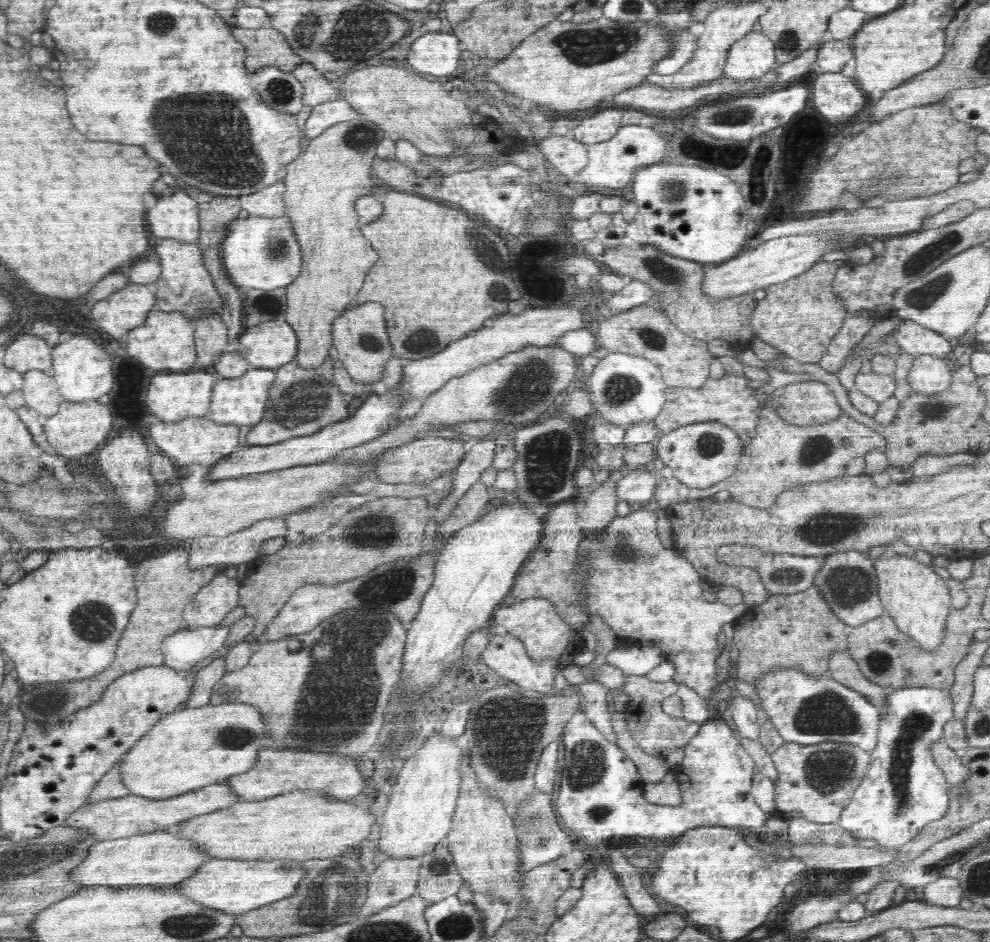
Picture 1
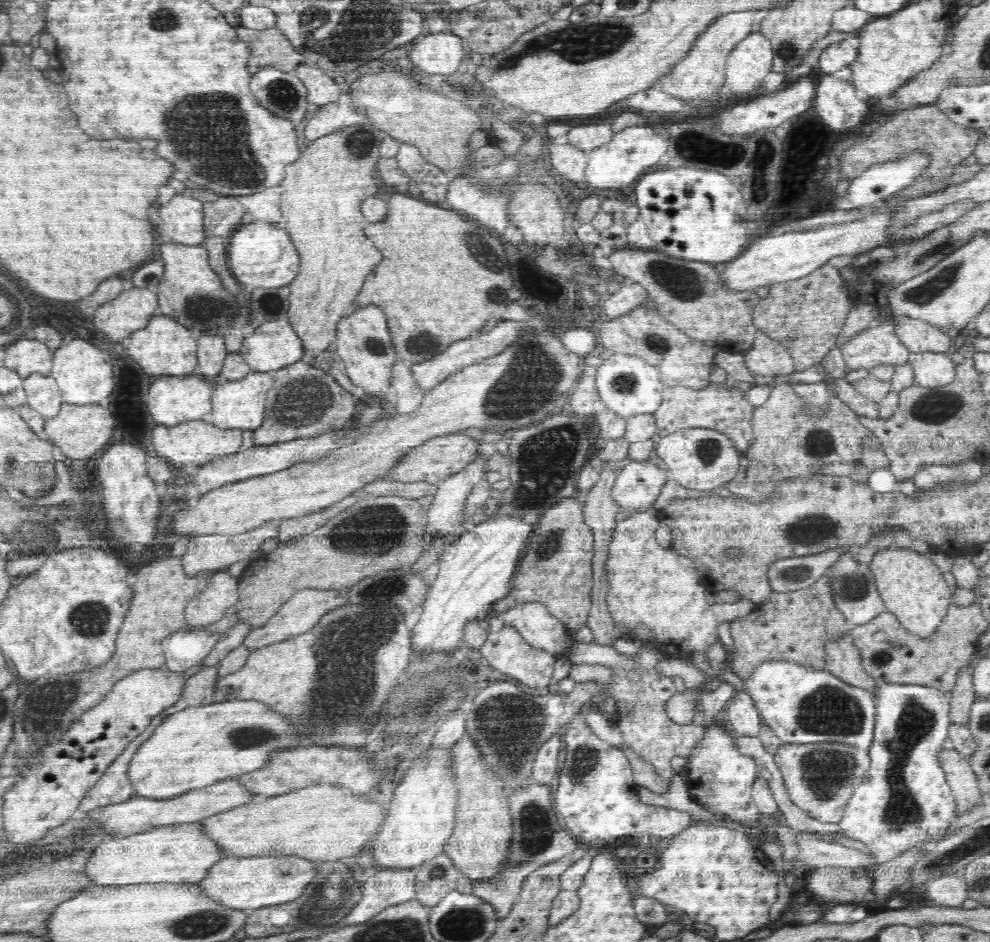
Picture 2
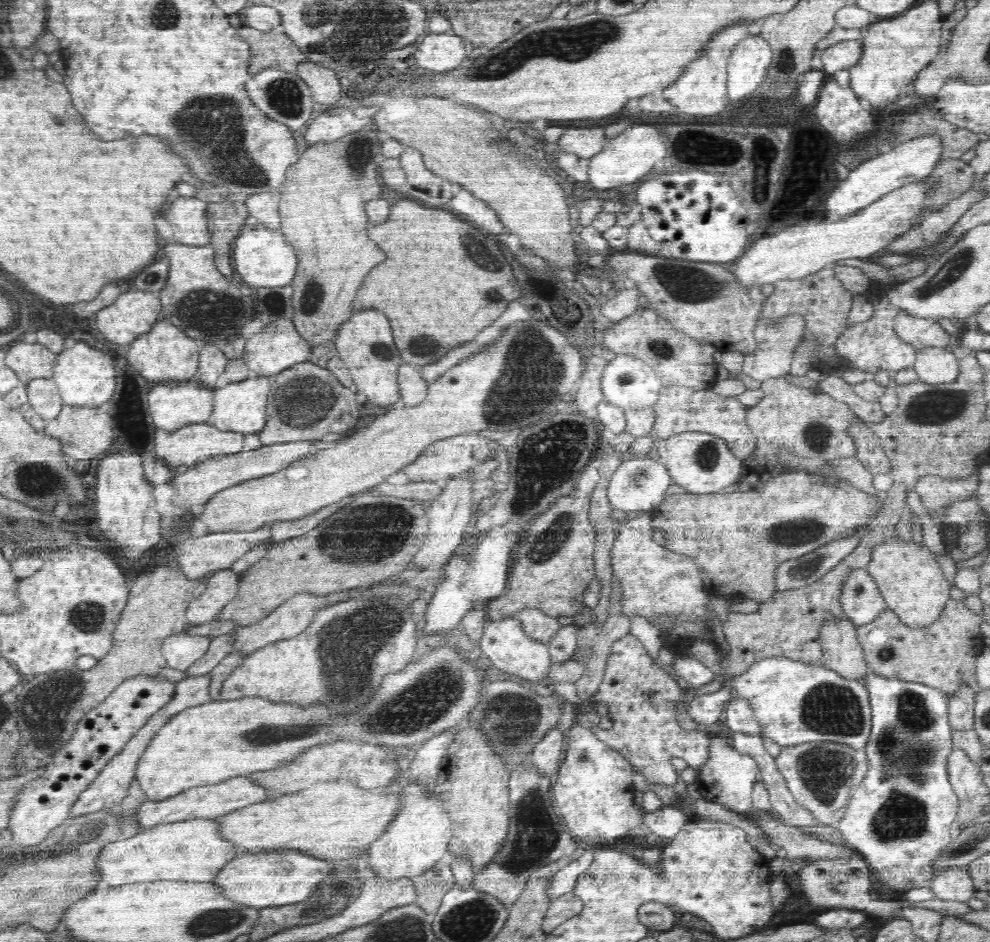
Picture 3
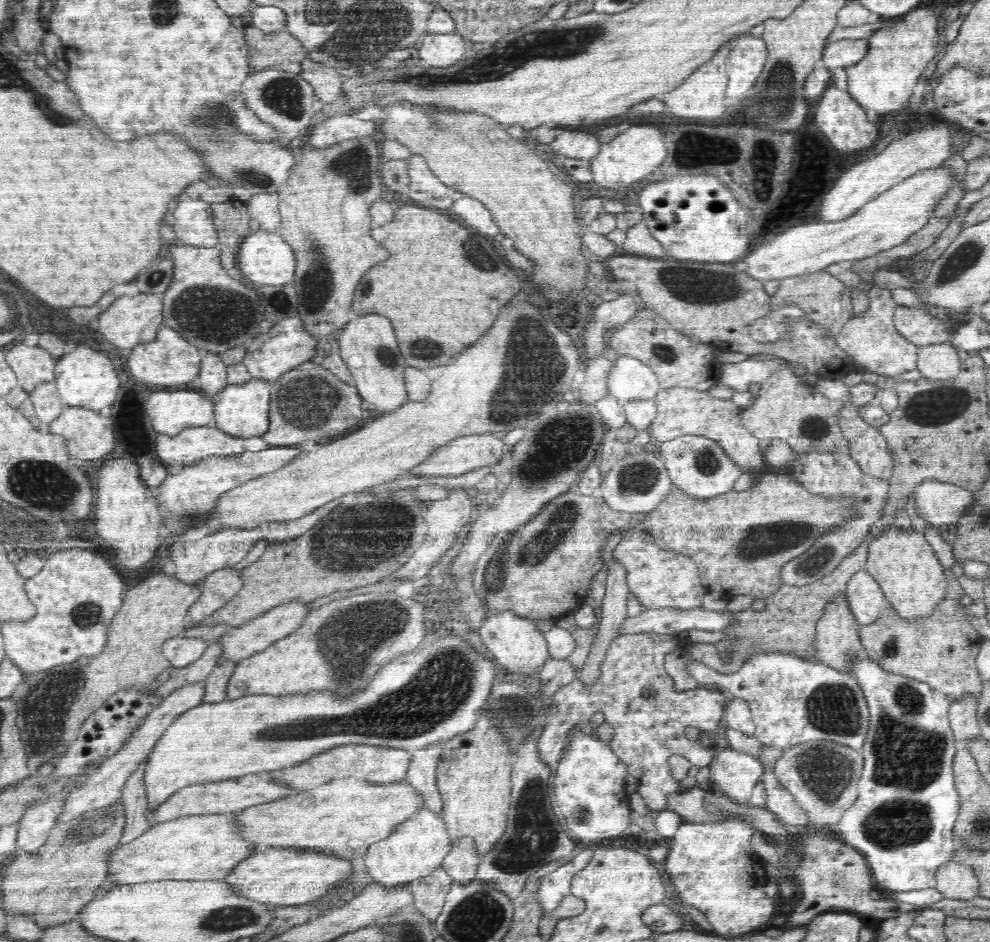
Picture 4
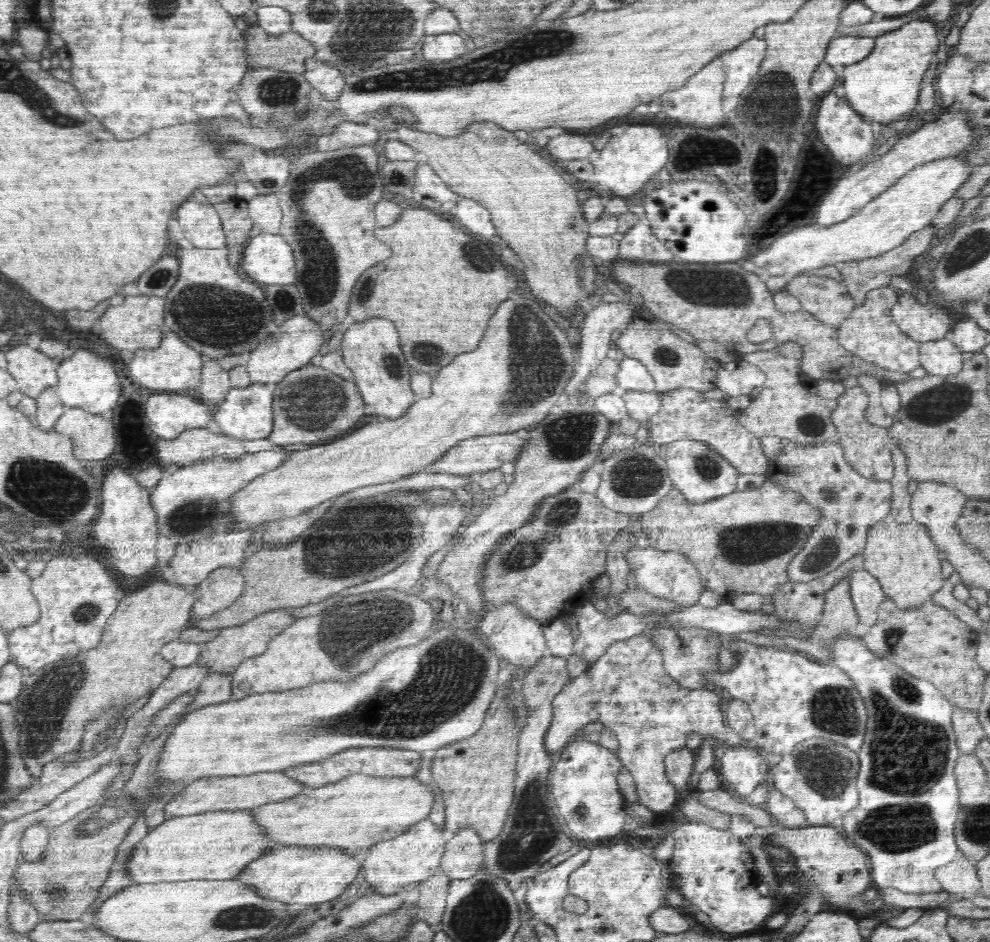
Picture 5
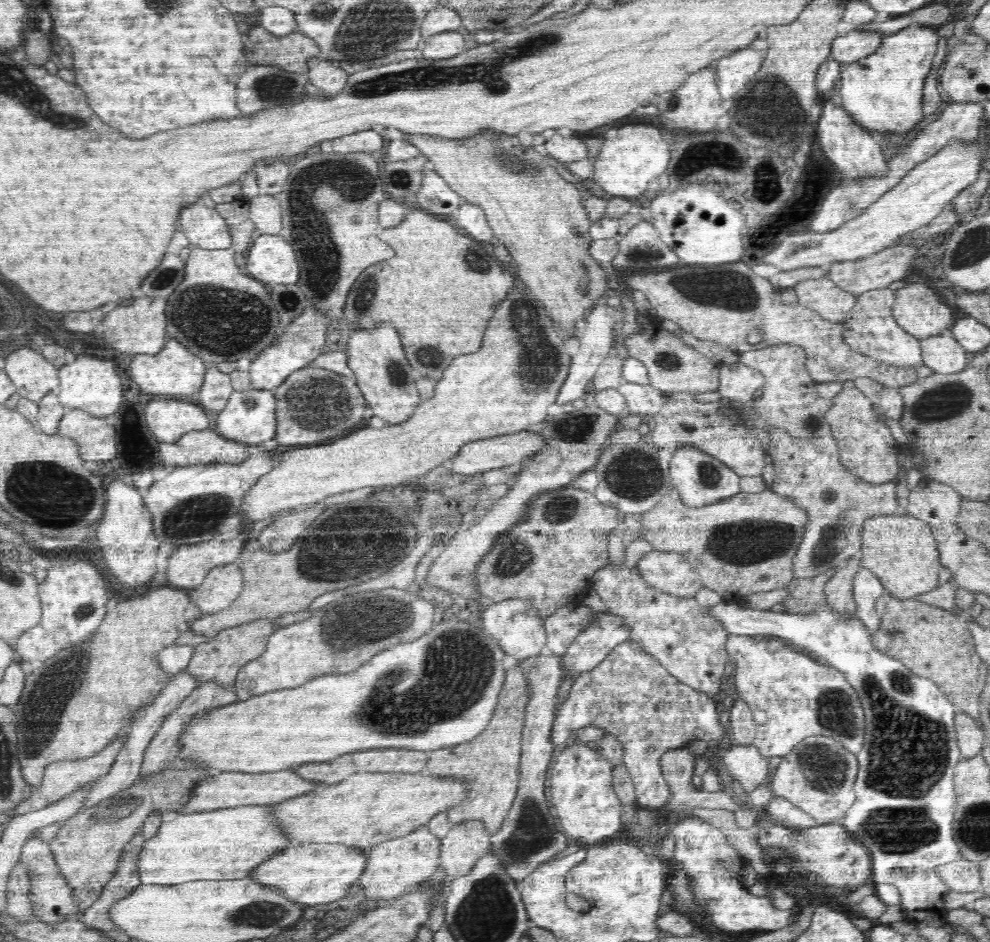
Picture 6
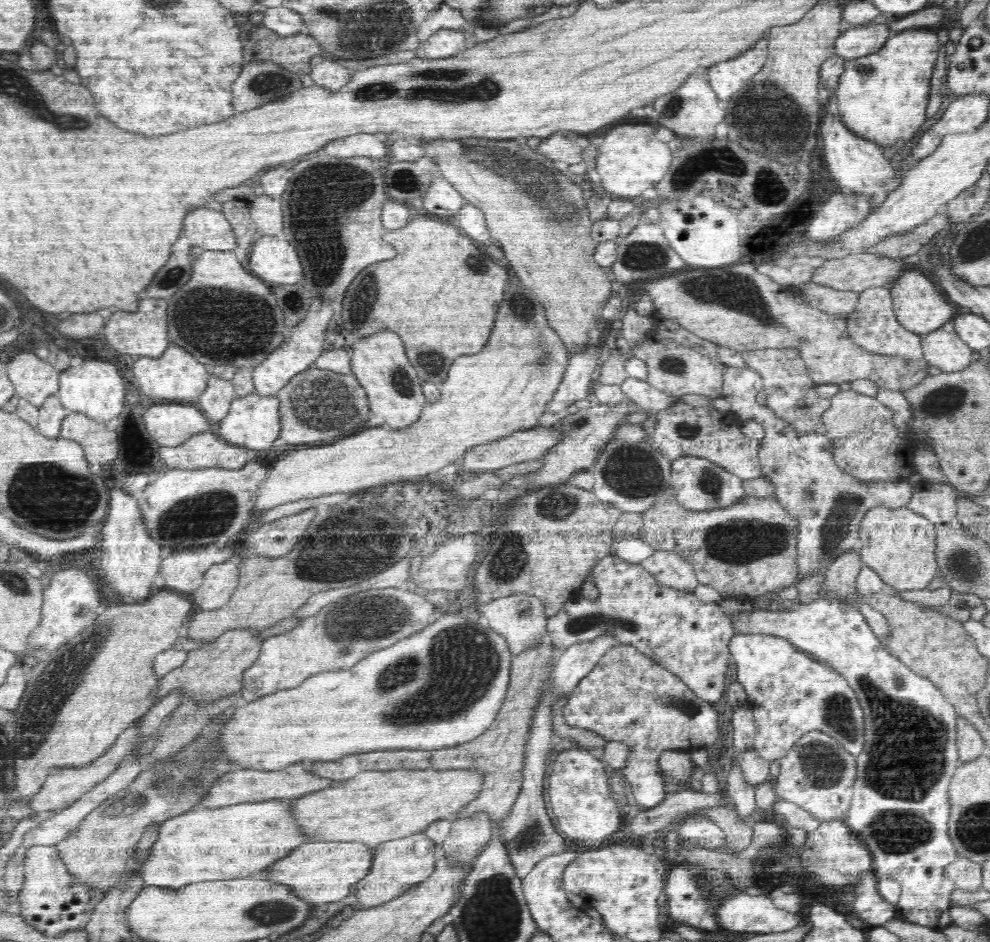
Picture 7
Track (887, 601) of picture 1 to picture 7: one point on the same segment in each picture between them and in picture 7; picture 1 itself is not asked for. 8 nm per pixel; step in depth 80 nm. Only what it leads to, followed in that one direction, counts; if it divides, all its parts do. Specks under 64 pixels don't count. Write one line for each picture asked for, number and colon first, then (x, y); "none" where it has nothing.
2: (911, 586)
3: (910, 580)
4: (911, 578)
5: (904, 559)
6: (900, 550)
7: (900, 545)

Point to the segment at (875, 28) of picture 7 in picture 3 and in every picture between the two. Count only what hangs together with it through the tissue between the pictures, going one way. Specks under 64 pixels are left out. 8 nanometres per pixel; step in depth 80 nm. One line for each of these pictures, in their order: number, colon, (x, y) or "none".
3: (841, 56)
4: (843, 53)
5: (846, 50)
6: (857, 44)

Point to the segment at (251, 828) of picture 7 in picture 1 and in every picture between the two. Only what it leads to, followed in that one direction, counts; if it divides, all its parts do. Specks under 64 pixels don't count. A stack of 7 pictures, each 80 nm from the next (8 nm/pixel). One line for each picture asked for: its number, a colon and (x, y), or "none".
1: (158, 858)
2: (177, 854)
3: (192, 851)
4: (197, 847)
5: (214, 846)
6: (226, 844)

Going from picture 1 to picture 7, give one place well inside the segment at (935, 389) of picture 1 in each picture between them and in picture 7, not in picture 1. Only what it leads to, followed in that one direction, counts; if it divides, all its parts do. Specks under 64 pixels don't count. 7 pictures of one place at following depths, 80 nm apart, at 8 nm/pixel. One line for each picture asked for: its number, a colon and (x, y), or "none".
2: (931, 369)
3: (932, 365)
4: (942, 361)
5: (942, 357)
6: (943, 353)
7: (944, 349)

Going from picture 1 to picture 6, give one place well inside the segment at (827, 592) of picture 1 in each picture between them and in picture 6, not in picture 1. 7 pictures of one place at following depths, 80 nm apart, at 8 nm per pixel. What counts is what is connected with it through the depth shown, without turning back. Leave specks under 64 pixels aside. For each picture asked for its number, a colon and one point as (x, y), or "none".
2: (855, 593)
3: (861, 600)
4: (865, 598)
5: (866, 592)
6: (867, 588)

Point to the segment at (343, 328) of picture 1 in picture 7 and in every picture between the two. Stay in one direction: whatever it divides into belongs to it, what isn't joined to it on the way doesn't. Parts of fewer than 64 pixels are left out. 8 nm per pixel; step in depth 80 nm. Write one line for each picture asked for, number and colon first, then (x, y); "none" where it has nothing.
2: (363, 342)
3: (365, 343)
4: (367, 344)
5: (370, 349)
6: (381, 370)
7: (378, 362)

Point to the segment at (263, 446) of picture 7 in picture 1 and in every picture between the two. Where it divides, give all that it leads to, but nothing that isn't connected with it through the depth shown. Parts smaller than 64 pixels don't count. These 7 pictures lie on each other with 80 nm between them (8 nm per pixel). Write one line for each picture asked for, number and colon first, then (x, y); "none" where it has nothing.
1: (241, 401)
2: (240, 404)
3: (241, 406)
4: (242, 410)
5: (246, 414)
6: (249, 417)

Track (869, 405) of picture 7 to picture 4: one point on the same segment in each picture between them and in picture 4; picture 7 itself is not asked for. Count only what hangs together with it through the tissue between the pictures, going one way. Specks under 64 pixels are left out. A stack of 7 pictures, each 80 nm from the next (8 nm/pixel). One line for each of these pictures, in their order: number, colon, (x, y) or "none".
4: (866, 445)
5: (867, 448)
6: (868, 449)

